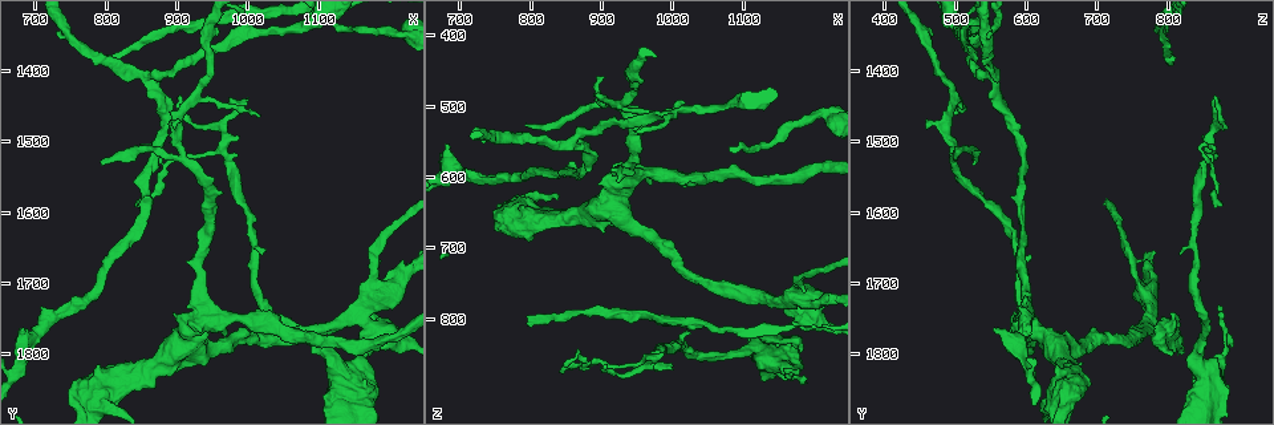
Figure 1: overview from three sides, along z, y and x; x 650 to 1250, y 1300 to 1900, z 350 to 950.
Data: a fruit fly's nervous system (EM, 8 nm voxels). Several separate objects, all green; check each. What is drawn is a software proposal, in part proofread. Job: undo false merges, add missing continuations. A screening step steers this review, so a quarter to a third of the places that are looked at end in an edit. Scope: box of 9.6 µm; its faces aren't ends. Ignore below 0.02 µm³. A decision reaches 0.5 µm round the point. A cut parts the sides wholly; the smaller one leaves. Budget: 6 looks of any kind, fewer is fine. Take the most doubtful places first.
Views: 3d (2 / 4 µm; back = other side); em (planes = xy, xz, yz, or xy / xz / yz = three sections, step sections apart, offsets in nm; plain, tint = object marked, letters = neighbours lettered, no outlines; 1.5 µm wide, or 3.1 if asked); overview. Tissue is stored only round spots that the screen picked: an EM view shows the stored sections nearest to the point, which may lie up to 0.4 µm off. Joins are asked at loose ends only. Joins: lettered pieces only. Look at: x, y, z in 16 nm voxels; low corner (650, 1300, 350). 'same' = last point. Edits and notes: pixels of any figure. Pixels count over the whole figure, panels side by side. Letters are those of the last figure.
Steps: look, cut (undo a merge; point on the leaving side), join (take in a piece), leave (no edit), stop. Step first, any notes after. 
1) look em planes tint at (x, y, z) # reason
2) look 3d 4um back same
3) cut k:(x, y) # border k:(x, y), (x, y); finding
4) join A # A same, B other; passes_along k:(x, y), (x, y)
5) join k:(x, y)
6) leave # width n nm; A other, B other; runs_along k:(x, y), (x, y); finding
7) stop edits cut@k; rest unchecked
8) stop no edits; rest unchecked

look 3d 4um at (1220, 1350, 510) # thick turns thin

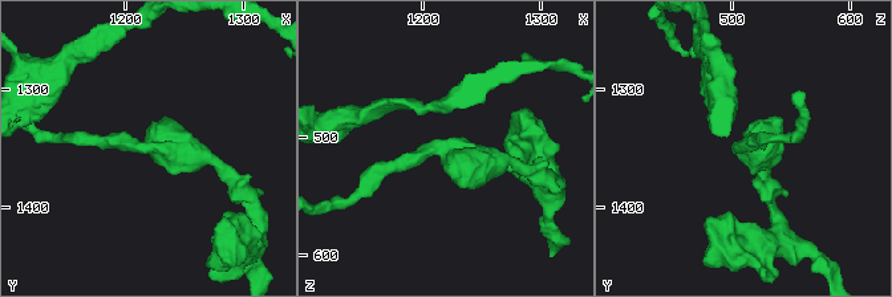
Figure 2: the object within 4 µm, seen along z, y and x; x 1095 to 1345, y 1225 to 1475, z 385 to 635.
look em xy step 8 tint at (1218, 1352, 506)

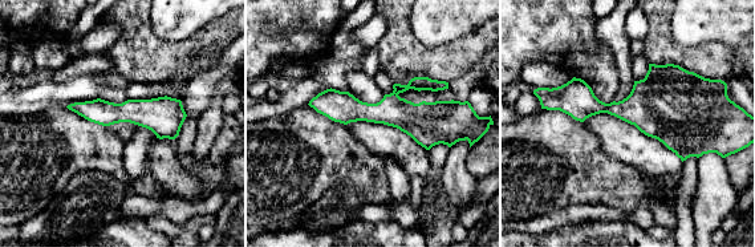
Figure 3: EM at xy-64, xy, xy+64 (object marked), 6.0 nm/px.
look em planes letters same # cut it another way

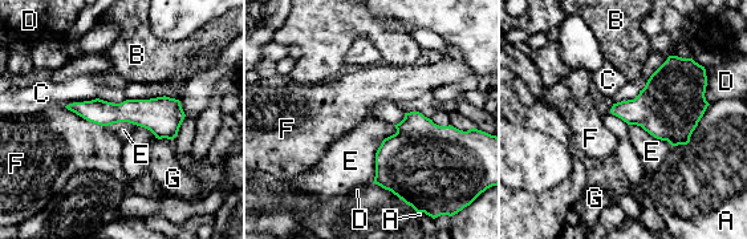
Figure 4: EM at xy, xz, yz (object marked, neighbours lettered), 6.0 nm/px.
leave # width 40 nm; A other, B other, C other, D other, E other, F other, G other; border 4:(394, 125), (376, 153), (372, 182); one neuron here

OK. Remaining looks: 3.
look em yz step 4 tint at (1175, 1690, 760) # sudden change in width

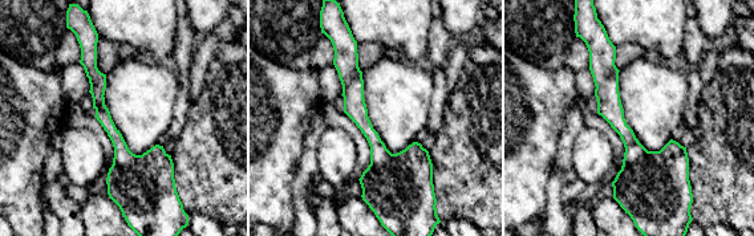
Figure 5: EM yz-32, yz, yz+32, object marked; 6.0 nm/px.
look em planes tint same

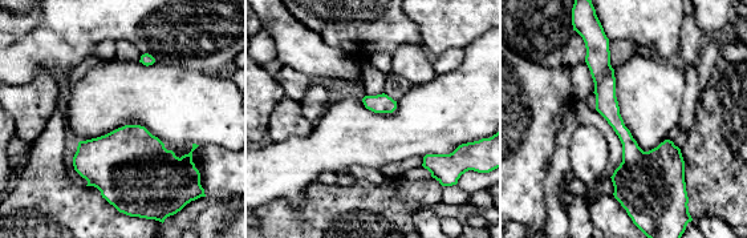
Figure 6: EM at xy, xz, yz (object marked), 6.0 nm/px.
look em planes letters same # see the neighbours

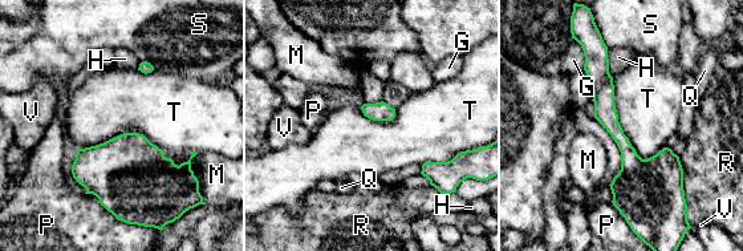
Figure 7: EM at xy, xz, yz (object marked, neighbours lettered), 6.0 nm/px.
leave # G other, H other, M other, P other, Q other, R other, S other, T other, V other; border 7:(612, 77), (617, 121), (646, 160); one neuron here

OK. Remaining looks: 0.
stop no edits; rest unchecked

